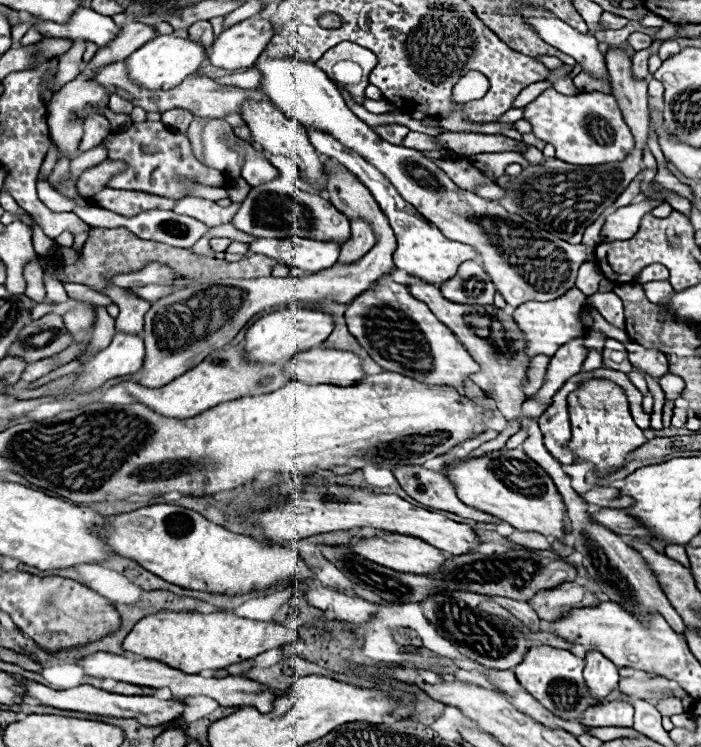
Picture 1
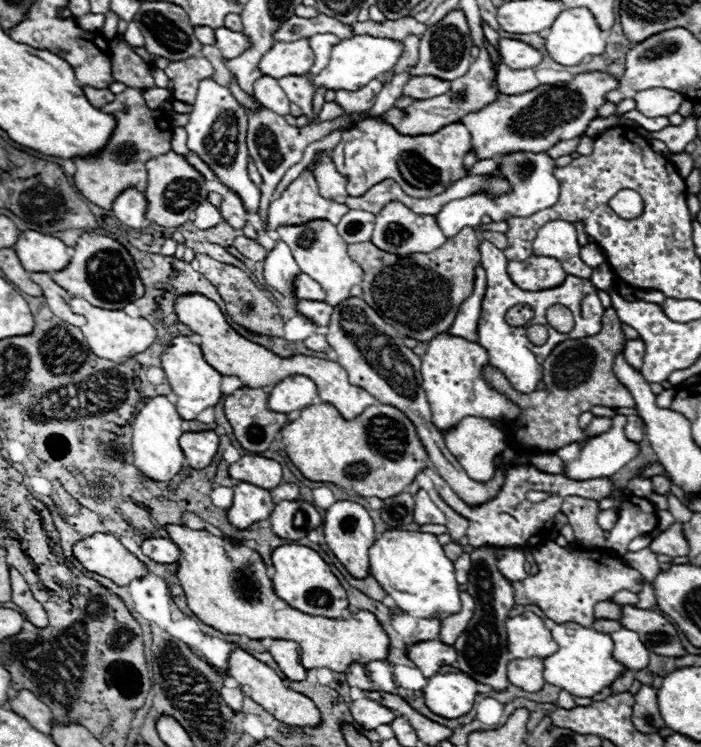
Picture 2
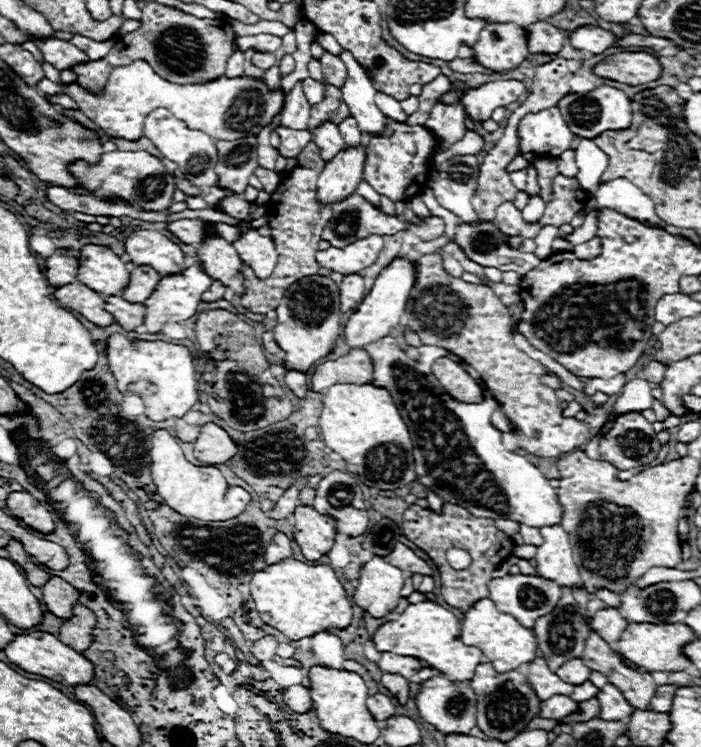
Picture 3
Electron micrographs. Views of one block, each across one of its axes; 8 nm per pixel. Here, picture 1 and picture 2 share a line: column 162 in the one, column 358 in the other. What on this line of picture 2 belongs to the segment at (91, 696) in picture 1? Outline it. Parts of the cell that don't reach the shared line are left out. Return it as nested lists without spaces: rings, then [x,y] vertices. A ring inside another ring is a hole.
[[[362,698],[350,704],[350,714],[354,718],[356,724],[360,724],[362,728],[374,730],[380,724],[390,724],[392,720],[396,720],[396,714],[390,708],[384,708],[382,704],[370,700],[370,698]]]

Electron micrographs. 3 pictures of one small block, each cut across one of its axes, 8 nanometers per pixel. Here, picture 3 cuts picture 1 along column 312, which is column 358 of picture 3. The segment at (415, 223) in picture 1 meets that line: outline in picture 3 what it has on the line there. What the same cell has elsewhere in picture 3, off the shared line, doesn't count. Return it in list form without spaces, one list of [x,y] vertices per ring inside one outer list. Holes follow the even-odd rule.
[[[348,118],[348,120],[340,122],[340,124],[338,124],[338,128],[340,128],[340,134],[344,136],[346,146],[360,146],[360,136],[362,136],[362,132],[358,130],[356,120]]]

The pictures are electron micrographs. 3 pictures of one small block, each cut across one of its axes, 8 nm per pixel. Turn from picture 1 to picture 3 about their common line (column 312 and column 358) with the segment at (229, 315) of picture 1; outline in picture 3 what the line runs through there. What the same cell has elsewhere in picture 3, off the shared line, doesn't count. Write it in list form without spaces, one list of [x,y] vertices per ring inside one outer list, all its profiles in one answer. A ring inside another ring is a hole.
[[[348,274],[340,282],[340,310],[348,312],[354,310],[366,296],[364,280],[360,274]]]

